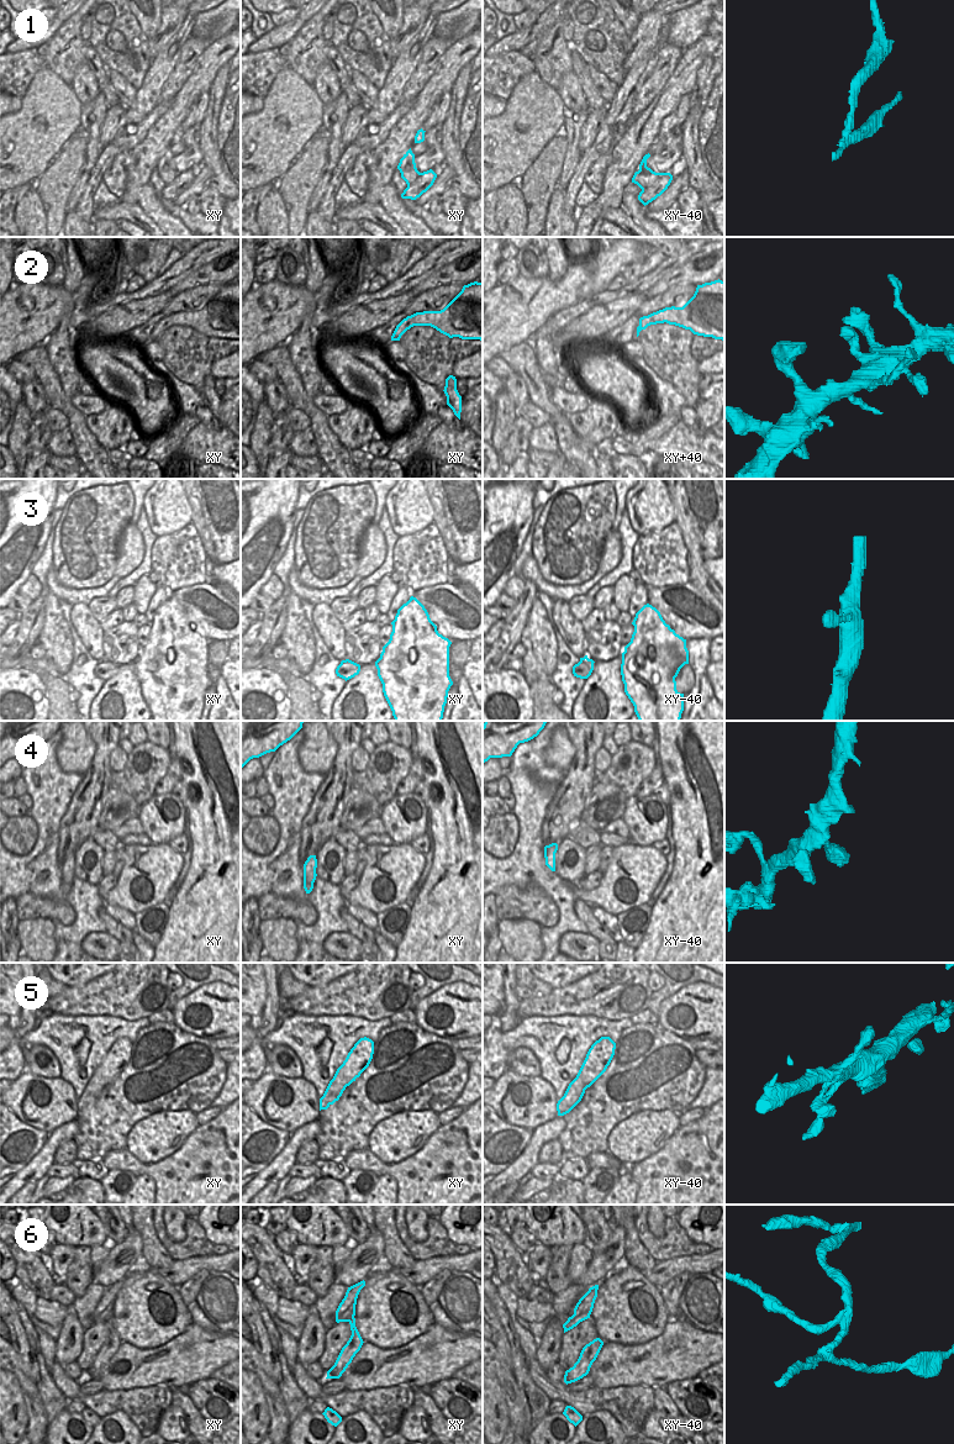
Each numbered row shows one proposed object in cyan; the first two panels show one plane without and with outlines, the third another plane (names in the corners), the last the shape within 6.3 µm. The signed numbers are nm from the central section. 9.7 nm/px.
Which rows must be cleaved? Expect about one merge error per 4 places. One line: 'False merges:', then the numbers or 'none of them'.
False merges: 1, 6

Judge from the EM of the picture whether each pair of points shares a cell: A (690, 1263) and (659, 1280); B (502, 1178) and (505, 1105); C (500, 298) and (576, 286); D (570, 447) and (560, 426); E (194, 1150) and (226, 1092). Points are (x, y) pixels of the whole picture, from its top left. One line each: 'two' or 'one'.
A: one
B: two
C: one
D: one
E: two

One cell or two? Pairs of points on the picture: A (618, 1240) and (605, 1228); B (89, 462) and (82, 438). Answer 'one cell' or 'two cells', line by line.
A: two cells
B: one cell

